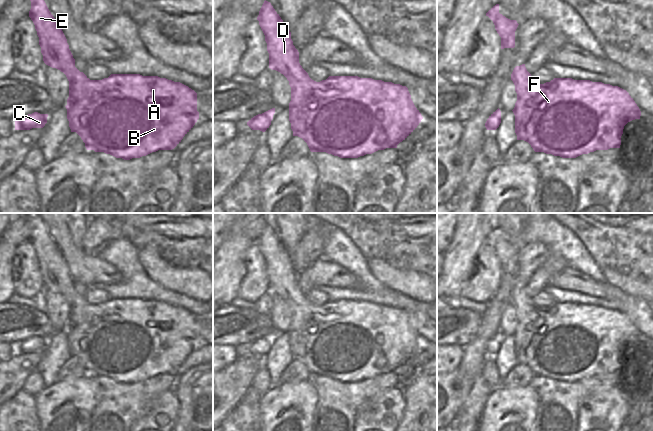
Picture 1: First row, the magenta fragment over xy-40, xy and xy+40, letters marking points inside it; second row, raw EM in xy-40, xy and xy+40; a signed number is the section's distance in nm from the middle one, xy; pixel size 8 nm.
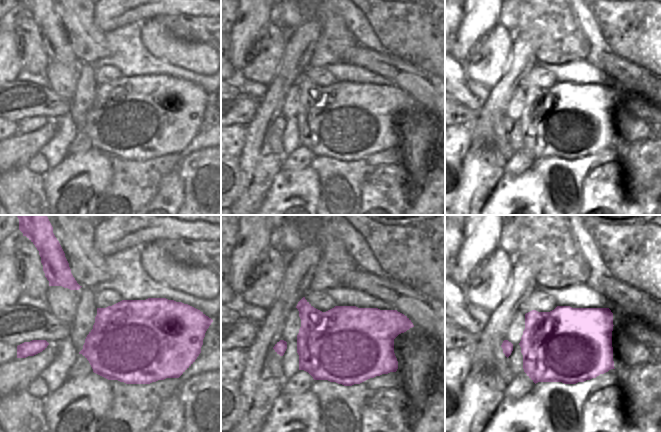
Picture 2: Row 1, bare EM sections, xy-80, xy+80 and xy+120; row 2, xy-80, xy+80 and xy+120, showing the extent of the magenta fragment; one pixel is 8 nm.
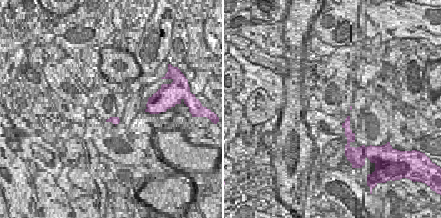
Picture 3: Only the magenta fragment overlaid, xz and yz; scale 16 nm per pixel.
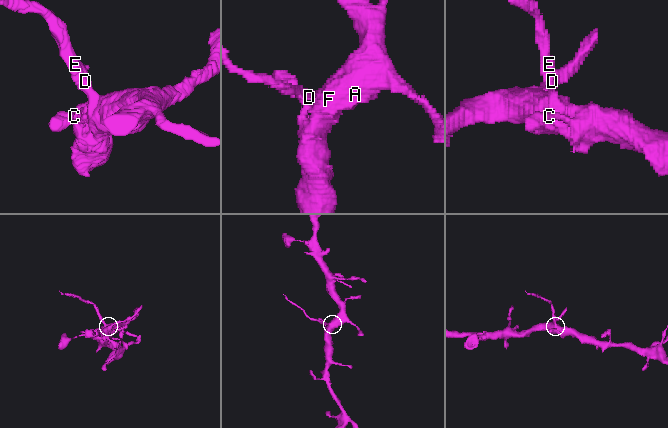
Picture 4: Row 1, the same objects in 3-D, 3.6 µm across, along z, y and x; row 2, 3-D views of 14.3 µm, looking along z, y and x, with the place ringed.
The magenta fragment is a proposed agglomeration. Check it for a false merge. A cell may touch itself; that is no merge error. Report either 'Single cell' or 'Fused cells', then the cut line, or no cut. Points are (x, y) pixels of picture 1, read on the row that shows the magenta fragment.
Fused cells. Split along xy (298, 57), (291, 67), (291, 71), (285, 76).

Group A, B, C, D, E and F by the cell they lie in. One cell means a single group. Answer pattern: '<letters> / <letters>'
A B C F / D E

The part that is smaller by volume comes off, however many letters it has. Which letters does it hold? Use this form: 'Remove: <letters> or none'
Remove: D, E

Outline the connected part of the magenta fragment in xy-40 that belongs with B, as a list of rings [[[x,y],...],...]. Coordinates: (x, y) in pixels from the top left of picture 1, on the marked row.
[[[75,59],[67,65],[65,75],[69,81],[69,97],[65,106],[69,127],[71,132],[81,137],[87,150],[104,152],[124,160],[140,158],[158,150],[172,150],[199,119],[197,93],[180,82],[140,74],[111,74],[102,80],[90,80],[75,67]]]

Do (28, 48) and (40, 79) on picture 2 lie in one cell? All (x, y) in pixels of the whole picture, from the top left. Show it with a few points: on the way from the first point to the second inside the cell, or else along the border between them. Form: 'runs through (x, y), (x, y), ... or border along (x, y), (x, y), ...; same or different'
border along (23, 69), (32, 73), (44, 74); different

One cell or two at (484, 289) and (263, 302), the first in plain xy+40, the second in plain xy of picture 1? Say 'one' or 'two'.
two

